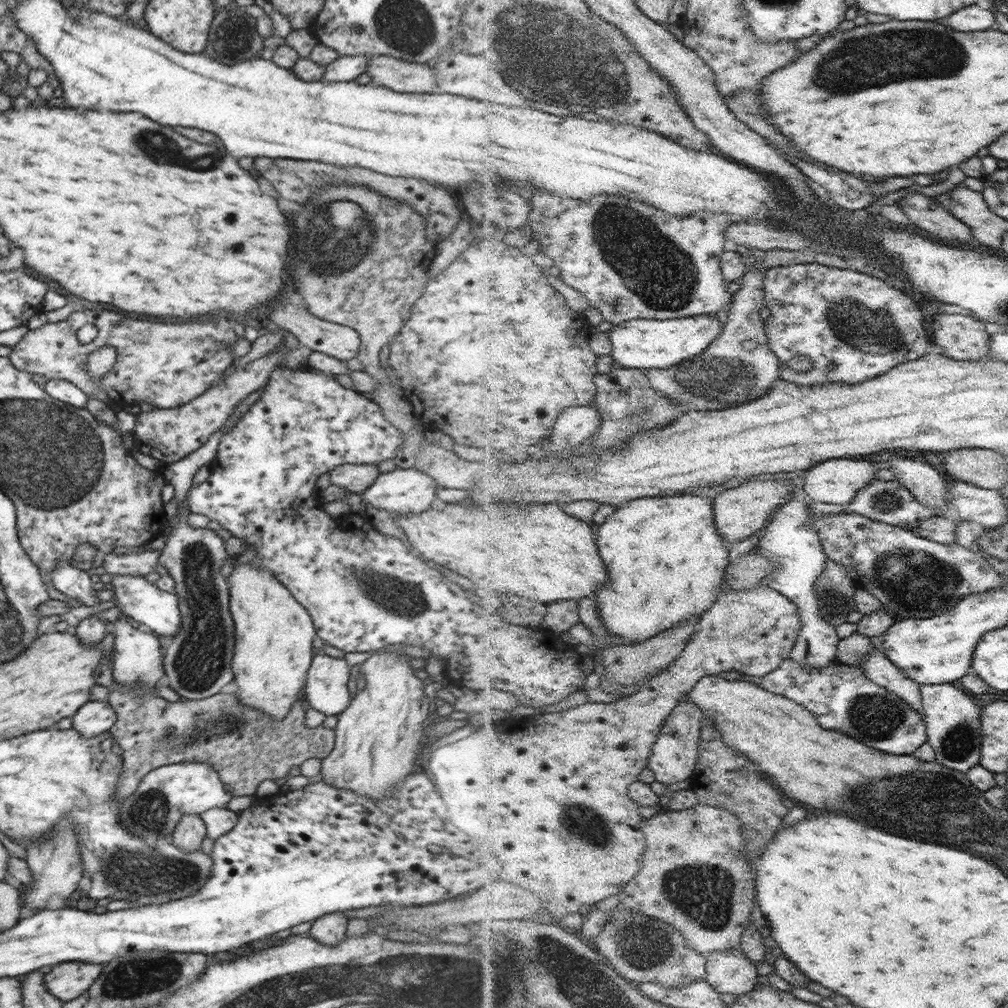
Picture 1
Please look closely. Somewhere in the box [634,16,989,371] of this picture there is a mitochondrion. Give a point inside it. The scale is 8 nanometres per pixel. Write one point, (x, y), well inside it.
(879, 59)

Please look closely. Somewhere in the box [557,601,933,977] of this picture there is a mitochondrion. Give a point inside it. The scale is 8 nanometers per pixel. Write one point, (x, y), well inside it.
(712, 912)

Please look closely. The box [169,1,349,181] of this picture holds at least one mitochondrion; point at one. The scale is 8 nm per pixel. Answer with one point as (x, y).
(232, 40)

